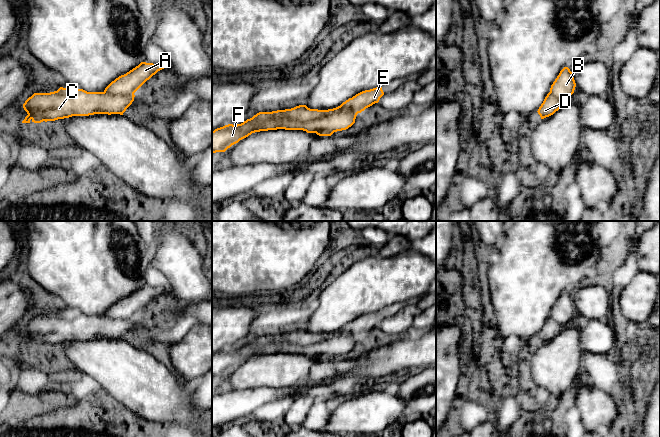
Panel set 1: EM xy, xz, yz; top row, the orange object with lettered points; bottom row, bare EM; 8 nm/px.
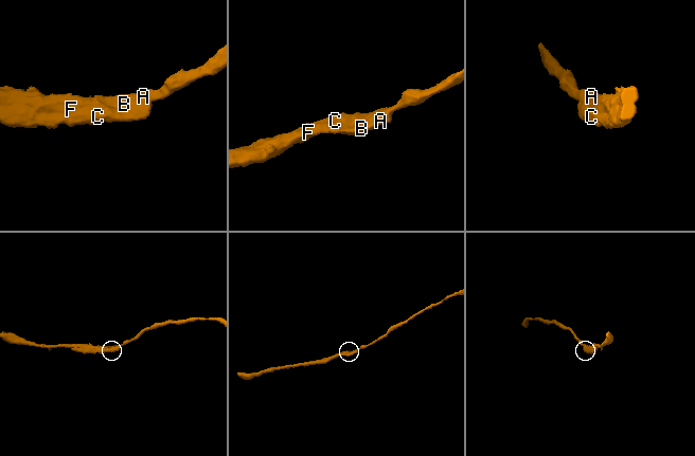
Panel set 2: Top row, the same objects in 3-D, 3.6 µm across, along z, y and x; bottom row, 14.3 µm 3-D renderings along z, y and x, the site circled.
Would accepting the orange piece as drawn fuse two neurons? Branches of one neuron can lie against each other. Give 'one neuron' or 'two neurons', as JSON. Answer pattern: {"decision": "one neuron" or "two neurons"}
{"decision": "one neuron"}

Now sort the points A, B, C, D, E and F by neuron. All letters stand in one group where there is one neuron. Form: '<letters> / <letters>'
A B C D E F

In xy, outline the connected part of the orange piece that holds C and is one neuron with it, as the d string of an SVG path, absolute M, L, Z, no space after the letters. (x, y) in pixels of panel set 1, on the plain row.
M141 286L112 305L103 316L60 311L50 317L34 317L23 328L28 339L22 347L41 347L94 338L123 339L134 325L134 317L164 292L162 287Z

